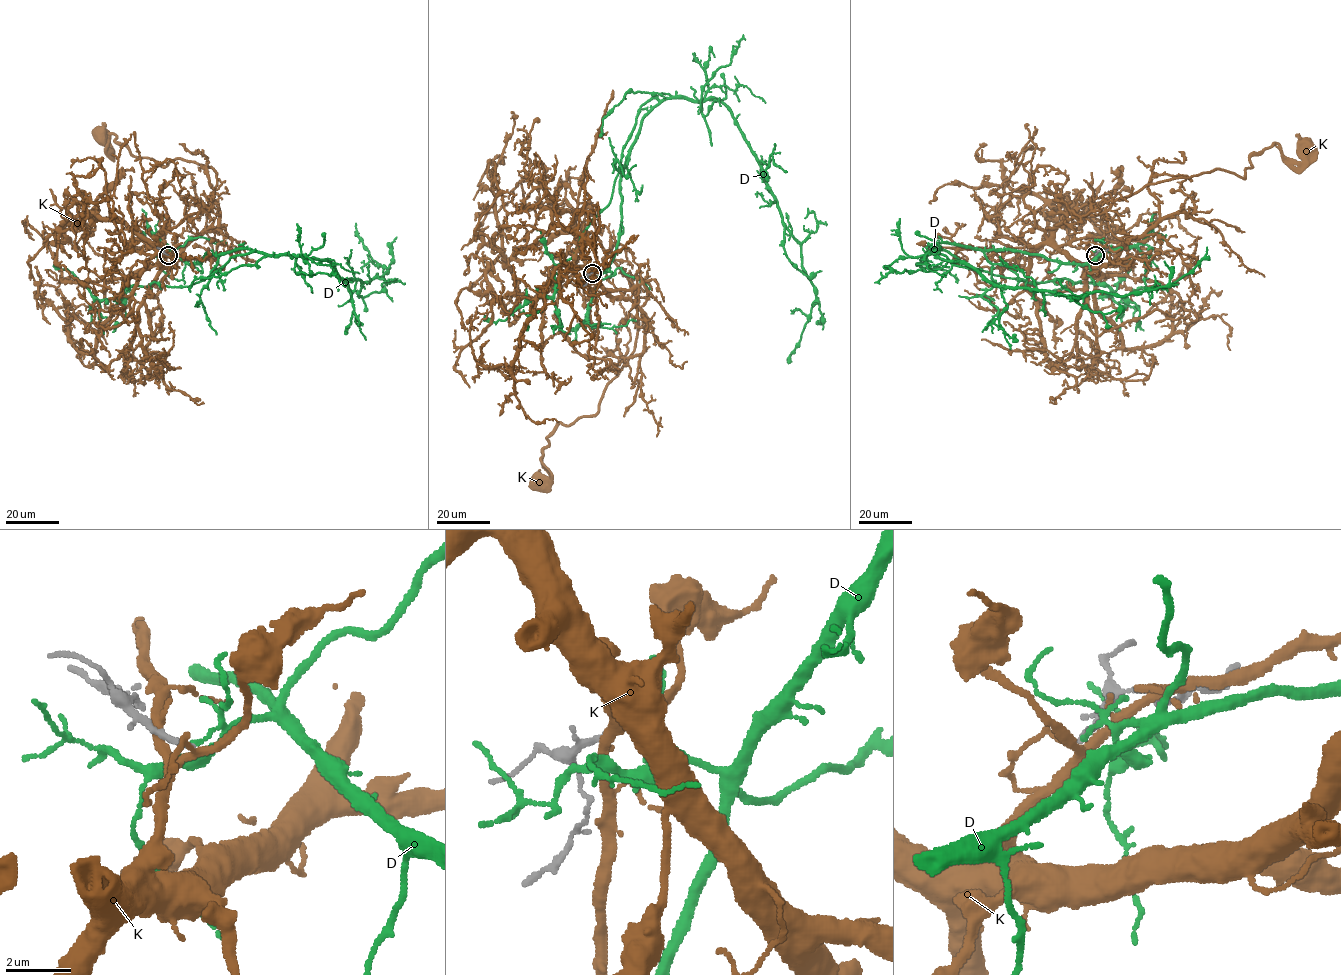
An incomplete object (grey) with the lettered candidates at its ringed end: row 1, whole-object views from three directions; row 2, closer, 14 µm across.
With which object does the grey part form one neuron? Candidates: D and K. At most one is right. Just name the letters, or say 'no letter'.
no letter

